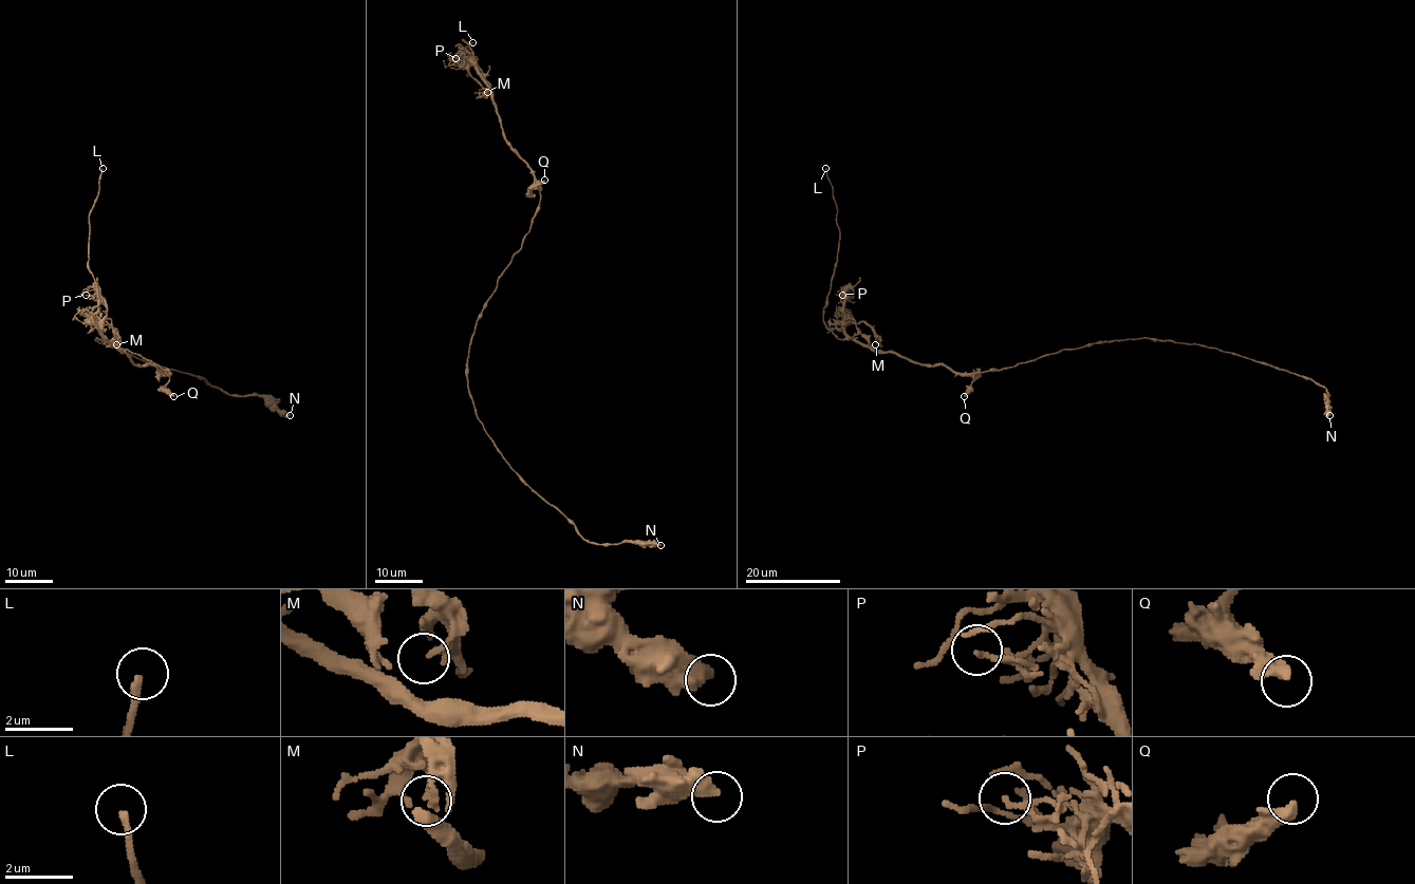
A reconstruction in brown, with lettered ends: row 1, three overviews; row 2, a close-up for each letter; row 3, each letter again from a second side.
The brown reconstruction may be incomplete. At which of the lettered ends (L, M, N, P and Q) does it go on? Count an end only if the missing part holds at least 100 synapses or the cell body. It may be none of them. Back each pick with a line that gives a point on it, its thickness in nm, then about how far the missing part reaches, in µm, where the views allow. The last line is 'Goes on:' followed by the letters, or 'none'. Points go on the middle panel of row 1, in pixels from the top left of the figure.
L: at (472, 42); 180 nm thick; about 10 µm are missing
Goes on: L

